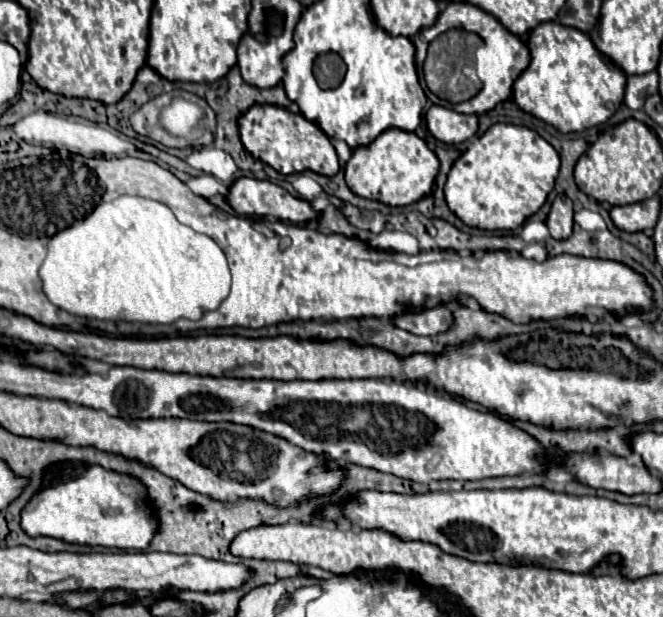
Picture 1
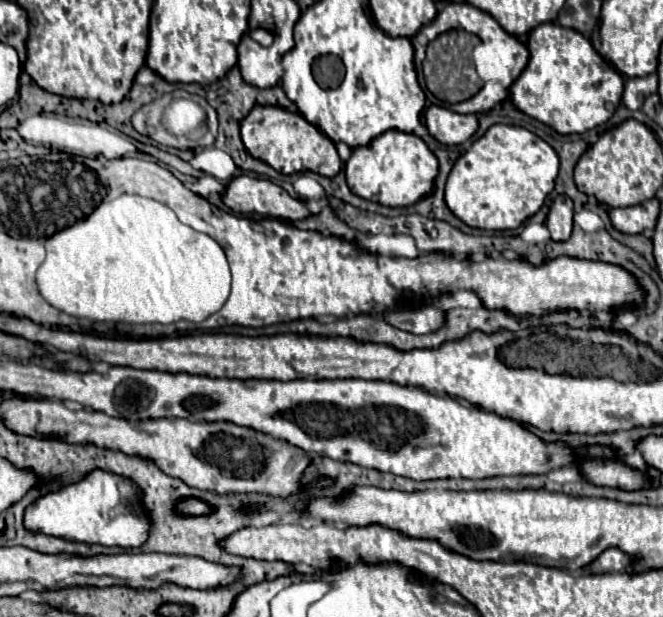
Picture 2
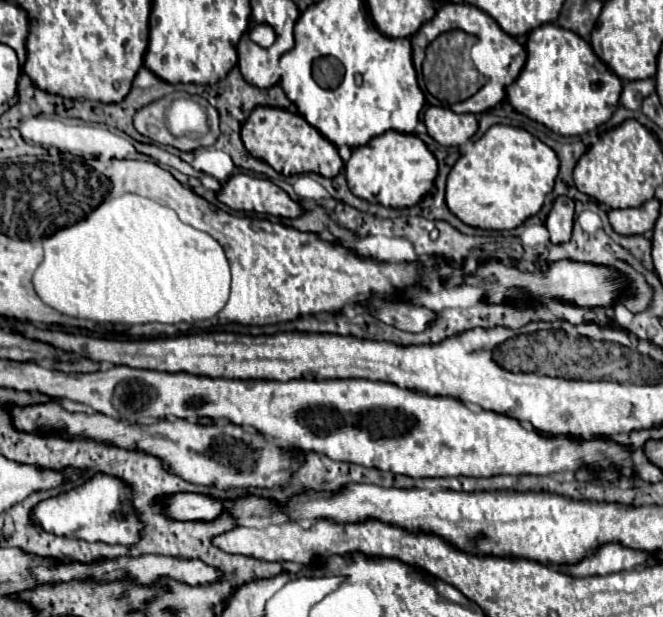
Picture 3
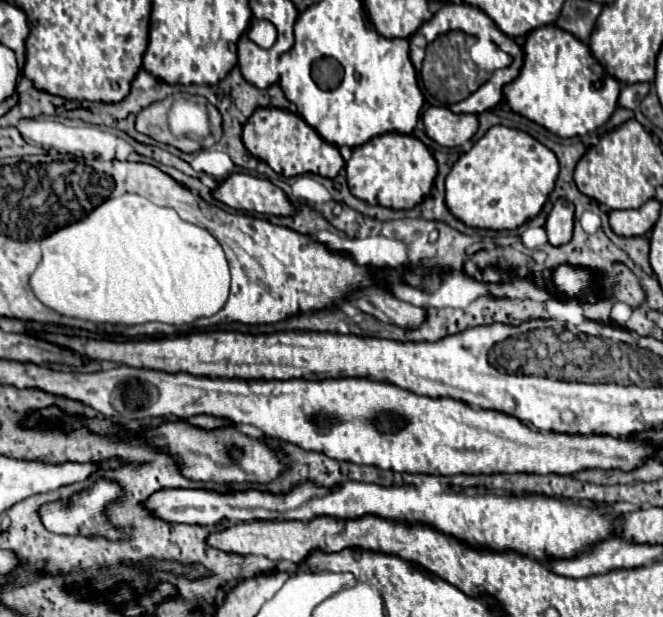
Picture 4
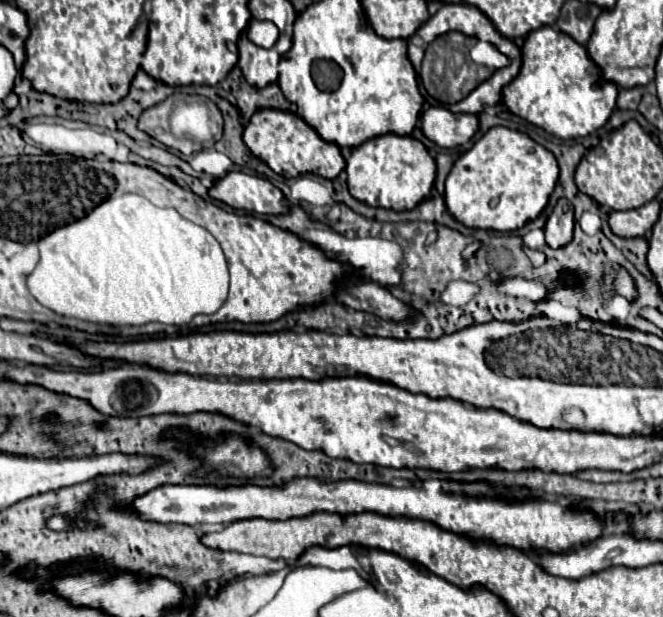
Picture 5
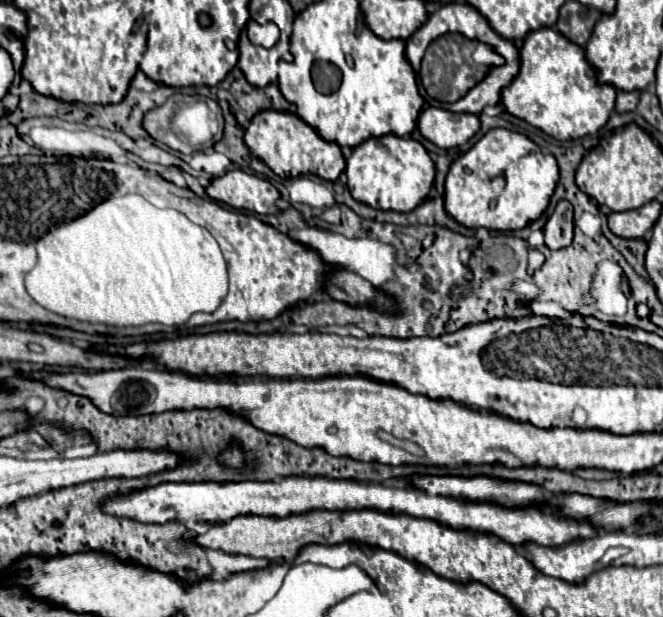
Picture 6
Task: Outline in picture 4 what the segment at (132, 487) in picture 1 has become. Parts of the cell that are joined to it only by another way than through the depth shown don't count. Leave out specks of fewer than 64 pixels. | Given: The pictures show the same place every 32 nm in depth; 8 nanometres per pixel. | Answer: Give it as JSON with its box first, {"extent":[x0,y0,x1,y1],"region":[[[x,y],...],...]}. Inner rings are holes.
{"extent":[38,478,130,540],"region":[[[100,478],[92,486],[70,496],[70,500],[54,500],[50,504],[42,504],[38,510],[38,516],[44,528],[54,534],[66,534],[66,536],[80,534],[86,538],[102,536],[106,540],[130,540],[130,534],[124,528],[110,524],[110,518],[108,518],[108,508],[118,502],[118,496],[122,496],[122,488],[118,486],[118,482]]]}

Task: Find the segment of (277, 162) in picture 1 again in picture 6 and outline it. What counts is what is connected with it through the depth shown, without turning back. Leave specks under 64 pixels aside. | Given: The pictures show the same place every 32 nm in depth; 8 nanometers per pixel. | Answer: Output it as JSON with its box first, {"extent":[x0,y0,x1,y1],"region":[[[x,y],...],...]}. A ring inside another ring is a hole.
{"extent":[244,110,344,180],"region":[[[278,110],[258,112],[258,116],[254,116],[250,126],[246,128],[244,142],[250,148],[250,152],[256,158],[260,158],[266,166],[270,166],[272,172],[278,174],[280,178],[314,174],[324,180],[336,180],[344,170],[344,156],[340,152],[340,146],[322,140],[322,136],[318,136],[318,132],[312,126],[308,126],[300,116],[290,112]]]}

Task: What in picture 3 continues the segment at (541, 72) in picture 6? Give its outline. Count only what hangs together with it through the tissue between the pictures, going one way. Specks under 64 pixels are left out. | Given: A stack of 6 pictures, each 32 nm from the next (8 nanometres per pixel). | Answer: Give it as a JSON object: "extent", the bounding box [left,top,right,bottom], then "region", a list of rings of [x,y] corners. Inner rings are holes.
{"extent":[506,24,622,136],"region":[[[542,24],[530,32],[528,42],[526,42],[526,52],[528,52],[528,60],[526,60],[524,70],[506,88],[508,100],[516,112],[548,126],[560,136],[584,134],[604,124],[606,120],[610,120],[610,116],[620,104],[622,80],[608,70],[608,66],[594,54],[592,46],[586,40],[582,40],[582,36],[566,28],[558,28],[558,24]]]}

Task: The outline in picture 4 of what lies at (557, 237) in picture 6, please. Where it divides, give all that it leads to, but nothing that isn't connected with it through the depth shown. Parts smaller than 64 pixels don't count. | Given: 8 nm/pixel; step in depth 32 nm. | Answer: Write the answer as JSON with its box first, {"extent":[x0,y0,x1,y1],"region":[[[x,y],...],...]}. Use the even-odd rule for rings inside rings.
{"extent":[544,198,574,246],"region":[[[558,198],[544,226],[548,232],[550,244],[560,246],[570,242],[572,224],[574,224],[574,204],[568,198]]]}

